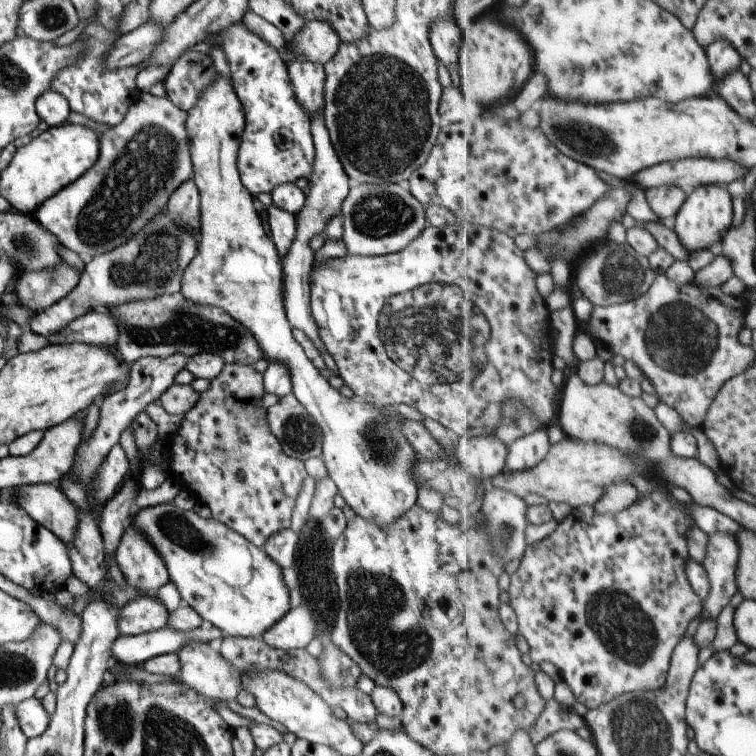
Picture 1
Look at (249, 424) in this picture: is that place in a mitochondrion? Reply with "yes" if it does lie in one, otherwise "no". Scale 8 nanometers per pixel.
no

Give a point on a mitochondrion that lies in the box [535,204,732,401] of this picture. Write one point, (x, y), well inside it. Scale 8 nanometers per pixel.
(680, 338)

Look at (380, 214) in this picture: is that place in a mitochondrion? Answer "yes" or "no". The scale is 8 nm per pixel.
yes

